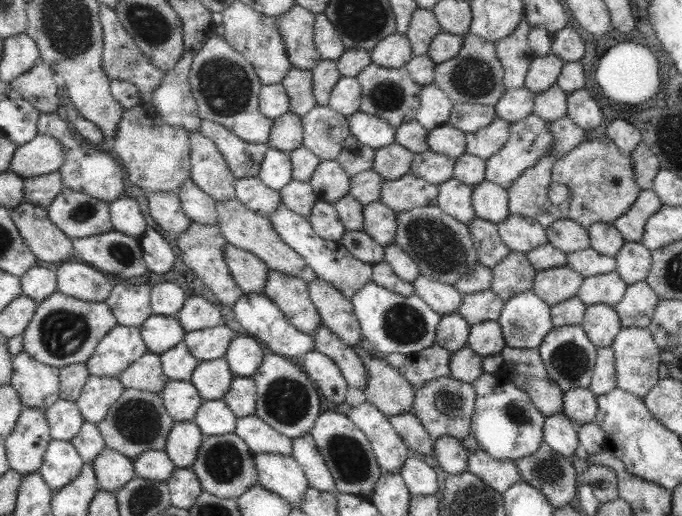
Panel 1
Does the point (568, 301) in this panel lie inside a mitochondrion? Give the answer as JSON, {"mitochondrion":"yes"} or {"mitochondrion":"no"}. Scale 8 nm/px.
{"mitochondrion":"no"}

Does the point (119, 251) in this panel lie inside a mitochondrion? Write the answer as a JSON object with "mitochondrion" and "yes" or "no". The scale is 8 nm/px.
{"mitochondrion":"yes"}

